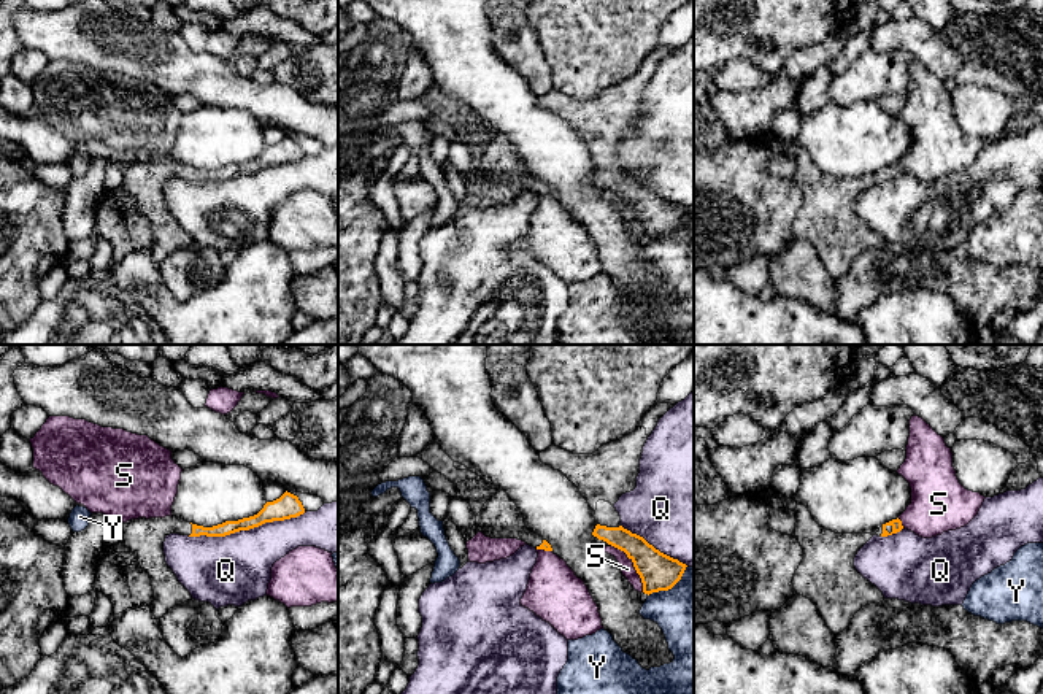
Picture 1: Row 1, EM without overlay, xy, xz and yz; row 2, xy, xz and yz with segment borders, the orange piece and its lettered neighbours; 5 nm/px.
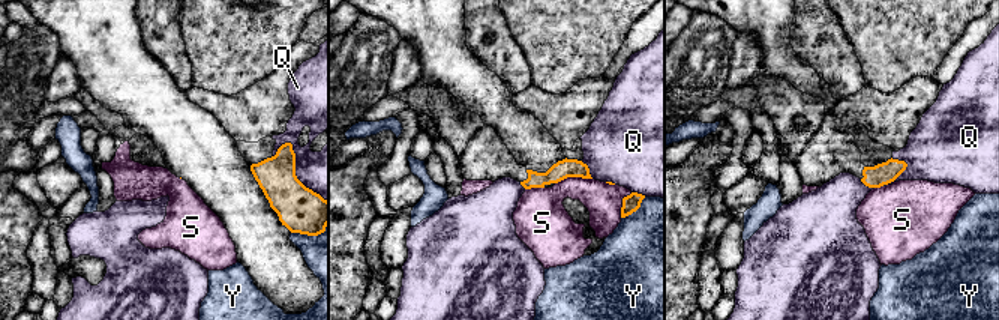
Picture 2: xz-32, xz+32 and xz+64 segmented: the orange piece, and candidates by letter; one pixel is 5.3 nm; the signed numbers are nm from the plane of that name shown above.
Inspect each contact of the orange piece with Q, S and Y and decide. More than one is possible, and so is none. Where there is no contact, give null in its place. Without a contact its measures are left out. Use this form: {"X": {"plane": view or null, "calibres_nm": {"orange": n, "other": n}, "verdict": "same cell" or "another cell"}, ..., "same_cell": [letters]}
{"Q": {"plane": "xy", "calibres_nm": {"orange": 120, "other": 360}, "verdict": "another cell"}, "S": {"plane": "xz", "calibres_nm": {"orange": 190, "other": 70}, "verdict": "another cell"}, "Y": {"plane": "xz", "calibres_nm": {"orange": 190, "other": 360}, "verdict": "another cell"}, "same_cell": []}

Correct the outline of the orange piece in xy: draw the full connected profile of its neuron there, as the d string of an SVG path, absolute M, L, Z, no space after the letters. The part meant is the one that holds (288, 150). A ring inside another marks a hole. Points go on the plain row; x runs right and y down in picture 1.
M286 135L279 143L267 146L257 159L238 165L225 165L213 172L191 168L176 160L138 162L124 167L124 187L151 222L154 245L149 253L156 264L160 264L170 253L192 245L191 237L178 226L165 206L164 186L167 179L225 181L265 167L297 162L303 157L305 152L298 141Z

